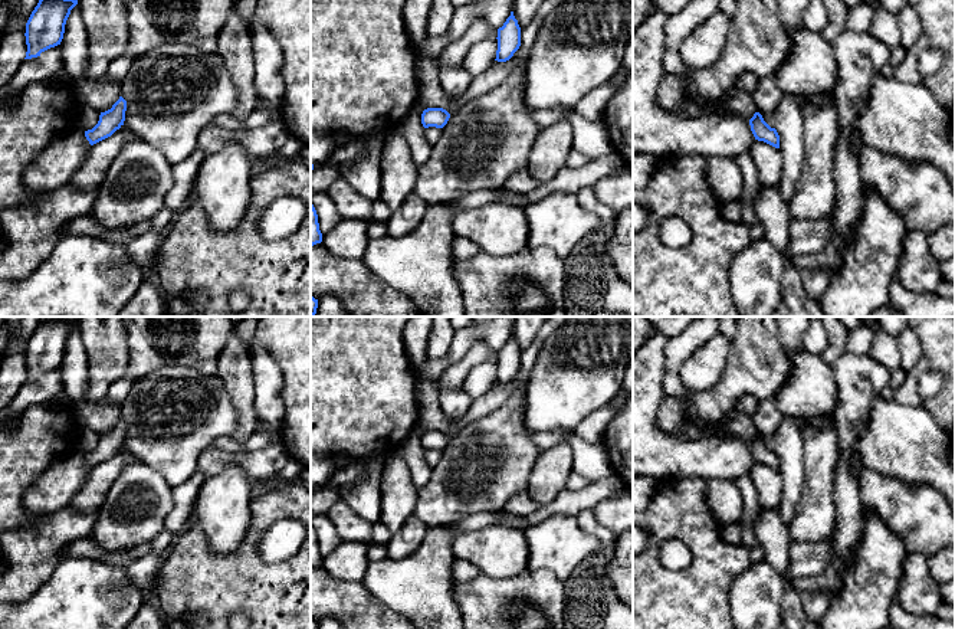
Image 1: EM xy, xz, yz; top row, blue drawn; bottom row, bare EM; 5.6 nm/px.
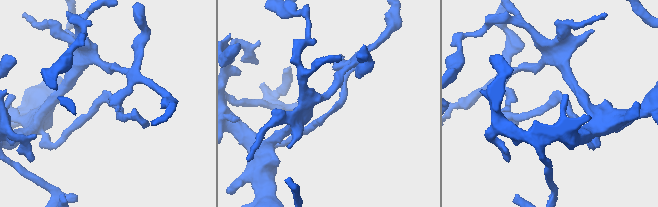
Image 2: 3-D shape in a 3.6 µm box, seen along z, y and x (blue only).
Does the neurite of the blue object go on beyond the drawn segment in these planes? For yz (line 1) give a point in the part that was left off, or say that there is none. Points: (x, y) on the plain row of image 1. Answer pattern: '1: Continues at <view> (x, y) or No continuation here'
1: No continuation here

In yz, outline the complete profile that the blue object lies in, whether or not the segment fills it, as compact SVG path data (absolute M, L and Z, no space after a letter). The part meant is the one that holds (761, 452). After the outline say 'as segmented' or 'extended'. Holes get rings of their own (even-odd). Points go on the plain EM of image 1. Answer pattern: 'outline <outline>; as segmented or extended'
outline M755 435L749 442L751 453L758 463L764 463L775 471L780 471L780 458L775 451L771 451L759 435Z; as segmented

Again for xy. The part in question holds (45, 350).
outline M43 317L26 345L27 374L24 381L40 379L42 374L60 367L65 347L78 322L59 317Z; as segmented

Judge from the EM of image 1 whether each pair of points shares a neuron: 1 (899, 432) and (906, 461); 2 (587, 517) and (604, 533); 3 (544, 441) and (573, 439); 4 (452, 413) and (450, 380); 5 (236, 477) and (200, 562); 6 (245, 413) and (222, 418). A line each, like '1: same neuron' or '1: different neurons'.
1: same neuron
2: same neuron
3: same neuron
4: different neurons
5: different neurons
6: different neurons

